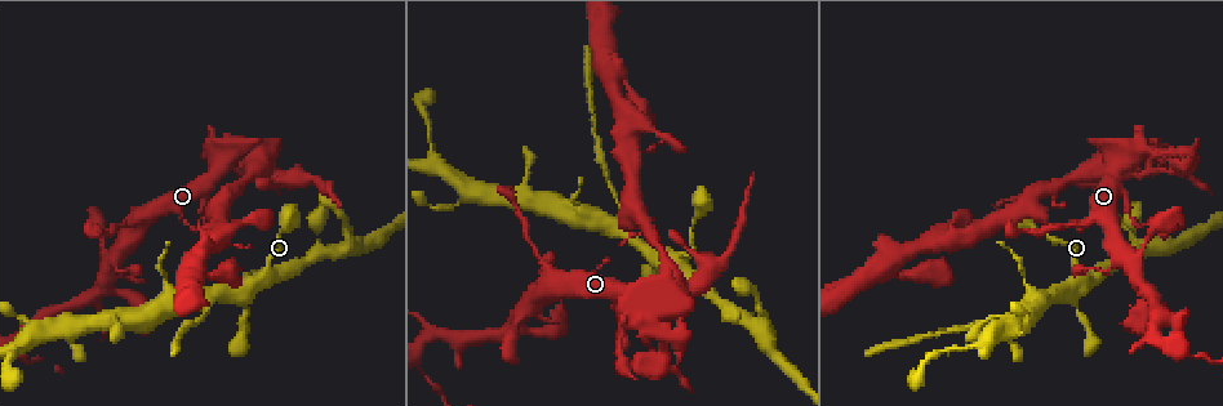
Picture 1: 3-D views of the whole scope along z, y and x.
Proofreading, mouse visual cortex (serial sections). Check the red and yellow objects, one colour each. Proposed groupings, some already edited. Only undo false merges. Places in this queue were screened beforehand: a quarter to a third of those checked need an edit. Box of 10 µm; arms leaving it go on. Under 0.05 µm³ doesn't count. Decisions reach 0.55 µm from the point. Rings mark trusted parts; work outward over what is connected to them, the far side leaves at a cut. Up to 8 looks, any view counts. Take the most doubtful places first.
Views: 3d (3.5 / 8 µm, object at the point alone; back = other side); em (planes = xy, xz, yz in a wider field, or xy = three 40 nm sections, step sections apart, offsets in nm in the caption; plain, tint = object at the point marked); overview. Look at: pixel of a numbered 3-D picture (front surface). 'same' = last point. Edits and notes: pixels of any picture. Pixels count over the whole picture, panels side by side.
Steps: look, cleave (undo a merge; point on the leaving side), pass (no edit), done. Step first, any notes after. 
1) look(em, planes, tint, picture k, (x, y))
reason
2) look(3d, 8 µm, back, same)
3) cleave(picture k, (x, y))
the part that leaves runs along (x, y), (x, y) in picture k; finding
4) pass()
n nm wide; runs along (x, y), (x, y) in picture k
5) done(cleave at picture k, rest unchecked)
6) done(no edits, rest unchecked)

look(3d, 3.5 µm, picture 1, (208, 298))
three-way junction

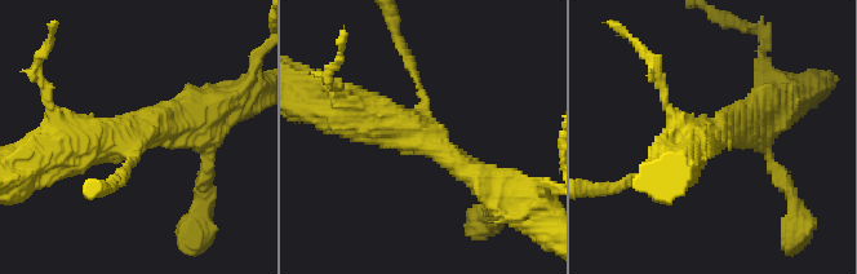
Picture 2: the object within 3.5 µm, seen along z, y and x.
look(em, xy, step 1, tint, picture 2, (121, 139))
3 arms; arms of 100, 300, 600 nm; shape alone is not enough

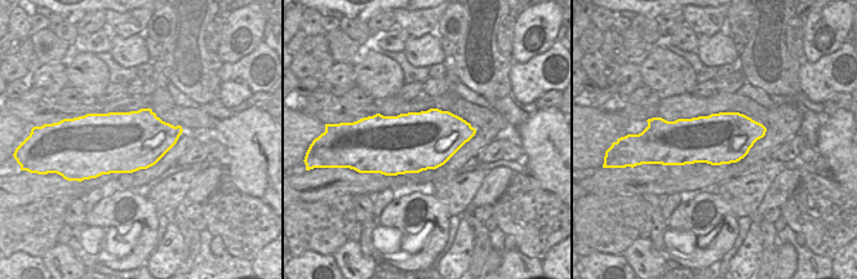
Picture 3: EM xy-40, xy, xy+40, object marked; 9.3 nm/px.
look(em, xy, step 5, tint, same)

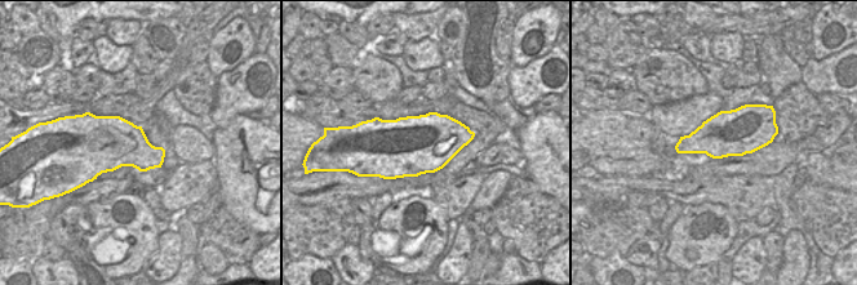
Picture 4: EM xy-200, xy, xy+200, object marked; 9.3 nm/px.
pass()
550 nm wide; runs along (479, 180), (420, 133), (336, 106) in picture 2; one cell here

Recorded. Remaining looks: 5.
look(3d, 8 µm, picture 1, (231, 156))
looks like a crossing

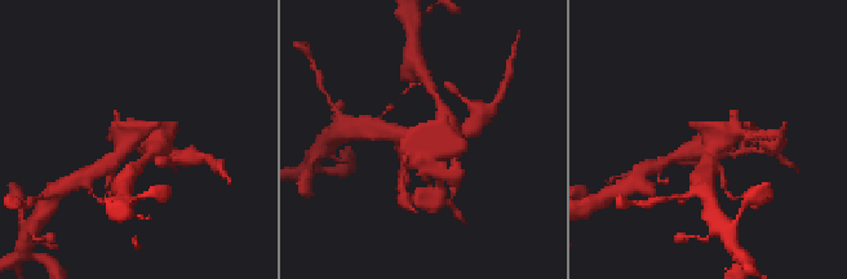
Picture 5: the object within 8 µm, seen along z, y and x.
look(3d, 3.5 µm, same)

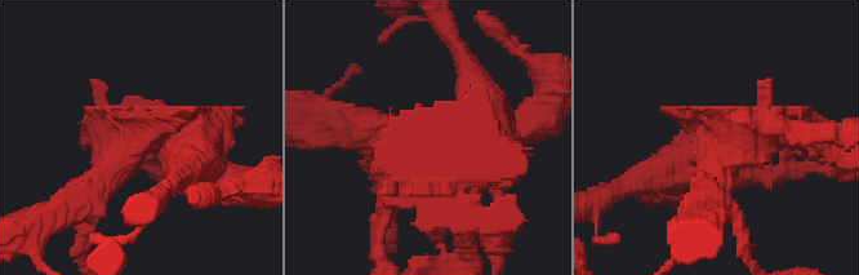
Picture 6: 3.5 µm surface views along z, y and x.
look(em, xy, step 3, tint, picture 6, (718, 136))
shape alone is not enough

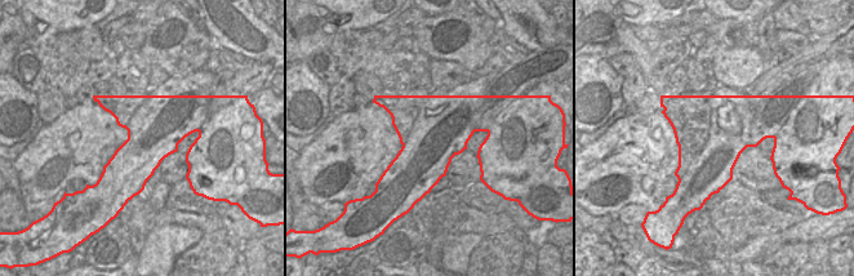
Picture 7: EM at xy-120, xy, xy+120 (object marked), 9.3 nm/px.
cleave(picture 6, (200, 159))
a second cell is stuck on

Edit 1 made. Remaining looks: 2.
look(3d, 3.5 µm, picture 1, (136, 219))
three-way junction

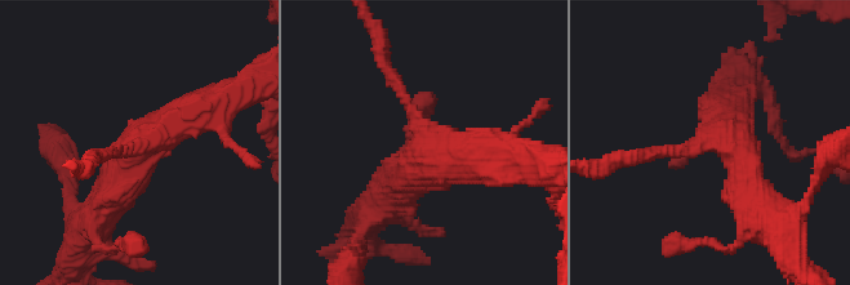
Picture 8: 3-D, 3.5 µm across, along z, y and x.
look(em, xy, step 3, tint, picture 8, (140, 139))
need the tissue

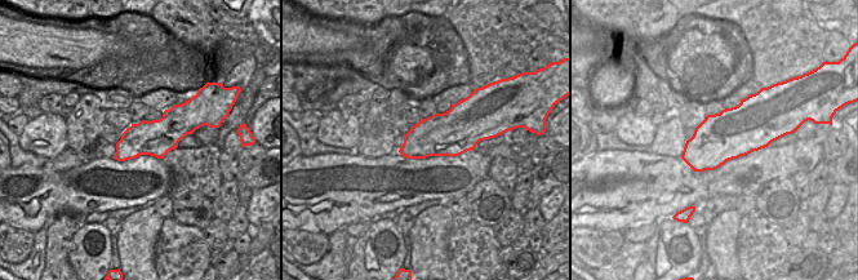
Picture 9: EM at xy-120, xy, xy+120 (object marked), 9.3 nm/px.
pass()
runs along (502, 148), (450, 156), (386, 70) in picture 8; one cell here

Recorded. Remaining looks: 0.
done(cleave at picture 6, rest unchecked)

